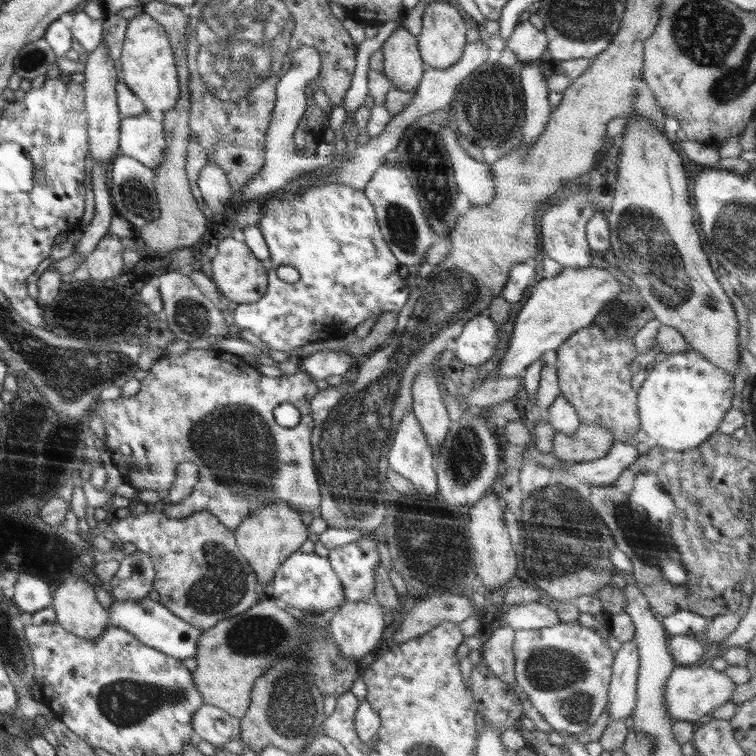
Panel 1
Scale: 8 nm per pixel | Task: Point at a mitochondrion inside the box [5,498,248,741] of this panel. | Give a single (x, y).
(126, 703)

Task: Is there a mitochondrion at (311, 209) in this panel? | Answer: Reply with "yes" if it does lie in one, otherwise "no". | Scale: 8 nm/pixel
no

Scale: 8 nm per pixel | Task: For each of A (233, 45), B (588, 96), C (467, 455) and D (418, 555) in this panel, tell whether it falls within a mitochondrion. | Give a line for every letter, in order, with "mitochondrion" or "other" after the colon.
A: mitochondrion
B: other
C: mitochondrion
D: mitochondrion

